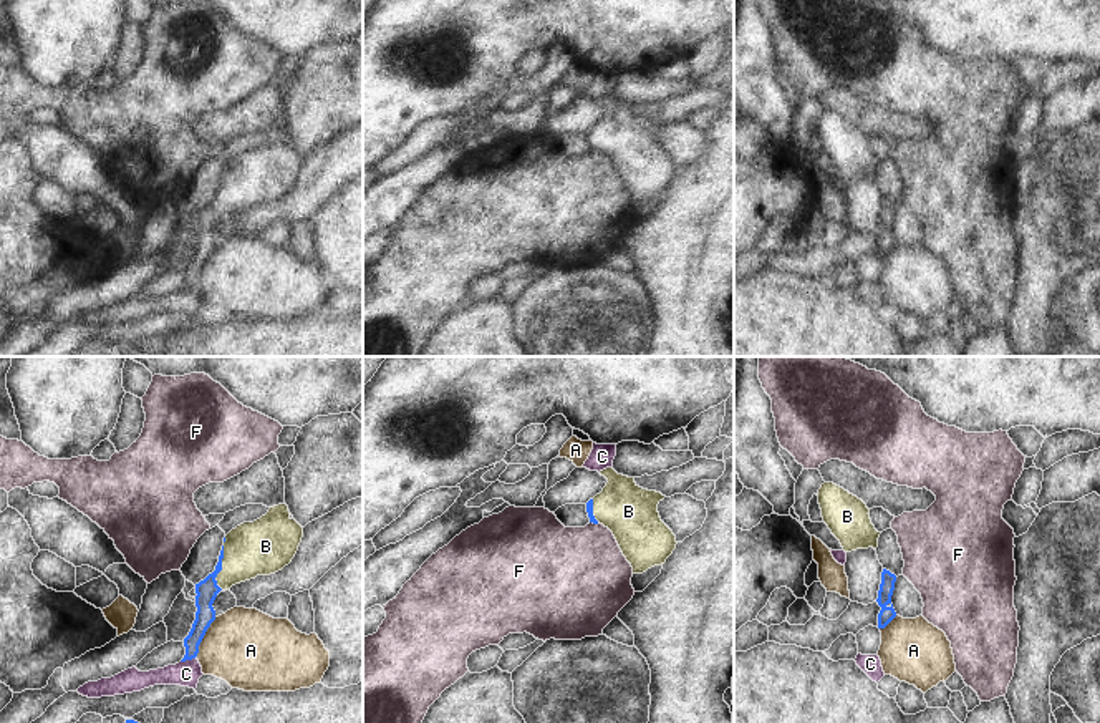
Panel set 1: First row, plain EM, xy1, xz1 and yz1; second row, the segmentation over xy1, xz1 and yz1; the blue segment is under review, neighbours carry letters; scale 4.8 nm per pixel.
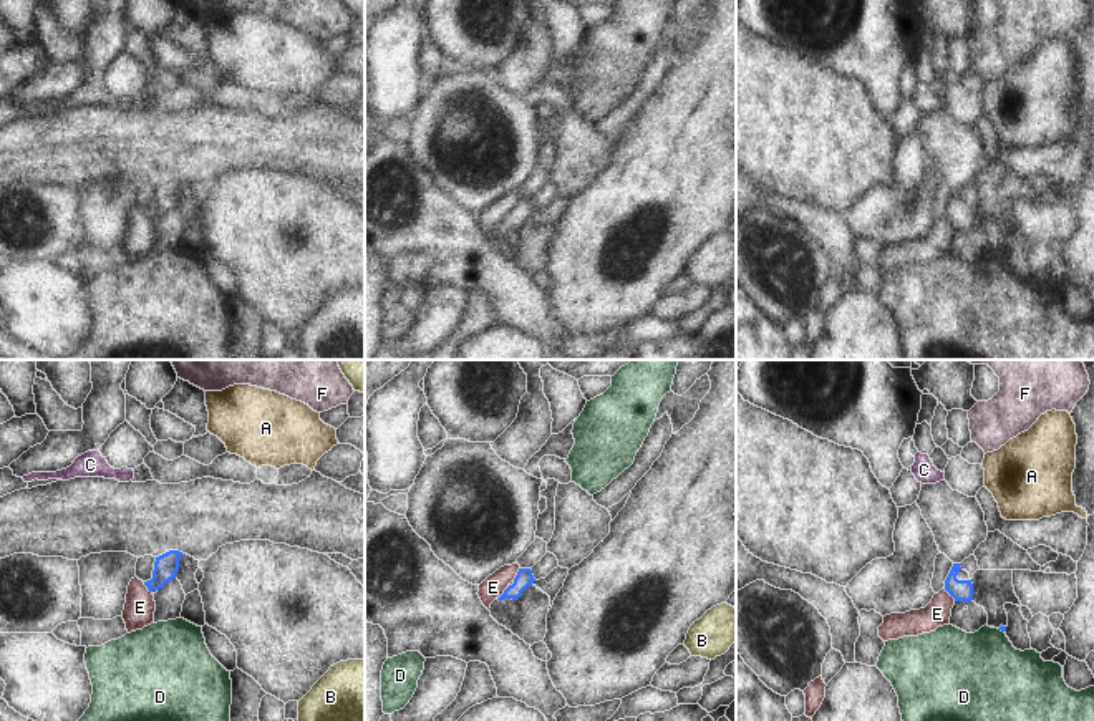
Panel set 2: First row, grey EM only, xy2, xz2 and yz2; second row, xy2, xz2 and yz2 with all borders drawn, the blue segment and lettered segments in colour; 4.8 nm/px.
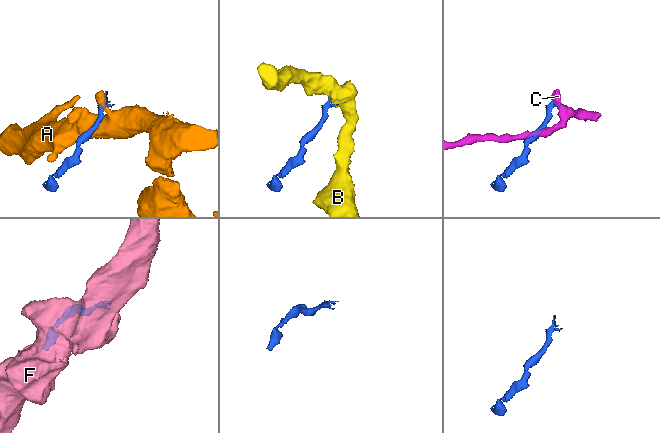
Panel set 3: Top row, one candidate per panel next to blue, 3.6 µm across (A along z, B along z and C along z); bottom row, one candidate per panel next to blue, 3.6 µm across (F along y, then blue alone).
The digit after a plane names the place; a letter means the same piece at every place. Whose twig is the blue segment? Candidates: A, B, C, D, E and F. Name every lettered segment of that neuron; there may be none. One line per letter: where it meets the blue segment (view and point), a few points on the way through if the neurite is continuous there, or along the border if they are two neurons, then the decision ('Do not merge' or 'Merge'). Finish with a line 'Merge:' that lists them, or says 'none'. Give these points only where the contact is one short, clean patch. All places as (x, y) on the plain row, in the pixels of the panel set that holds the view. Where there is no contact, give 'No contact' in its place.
A: Touches blue at xy1 (202, 266). Boundary: xy1 (216, 246), (196, 284). Do not merge
B: Touches blue at xy1 (221, 196). Path across: xy1 (207, 218), (216, 209), (221, 196), (265, 174). Merge
C: Touches blue at xy1 (188, 287). Boundary: xy1 (196, 284), (181, 291). Do not merge
D: Touches blue at yz2 (1000, 257). Boundary: yz2 (997, 257), (1003, 261). Do not merge
E: Touches blue at xz2 (504, 221). Boundary: xz2 (509, 214), (498, 227). Do not merge
F: Touches blue at xz1 (595, 151). Boundary: xz1 (590, 150), (598, 151). Do not merge
Merge: B

